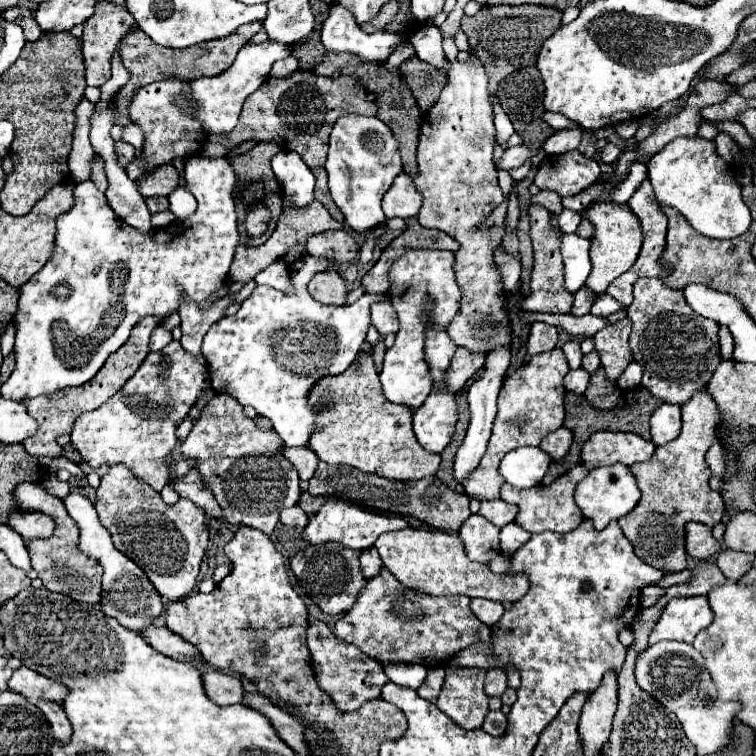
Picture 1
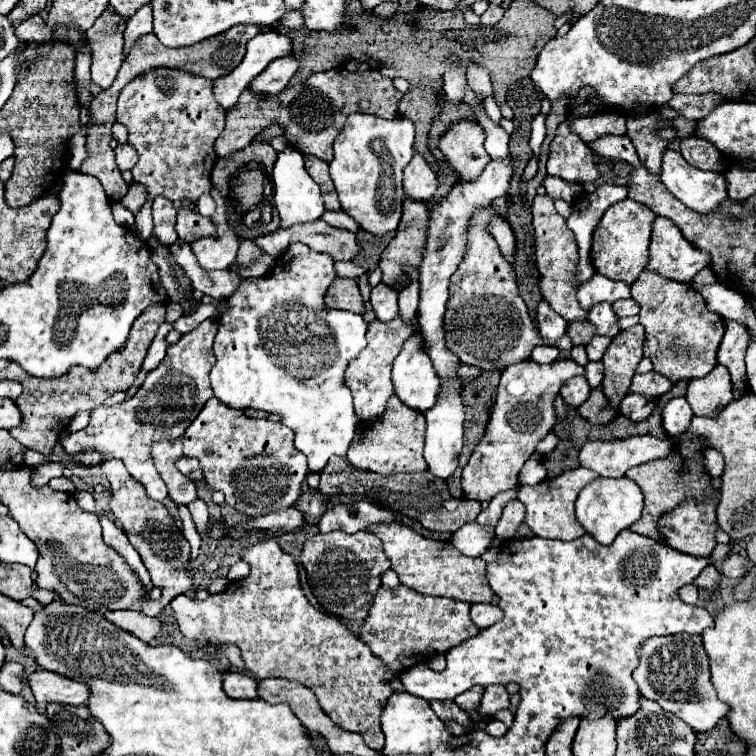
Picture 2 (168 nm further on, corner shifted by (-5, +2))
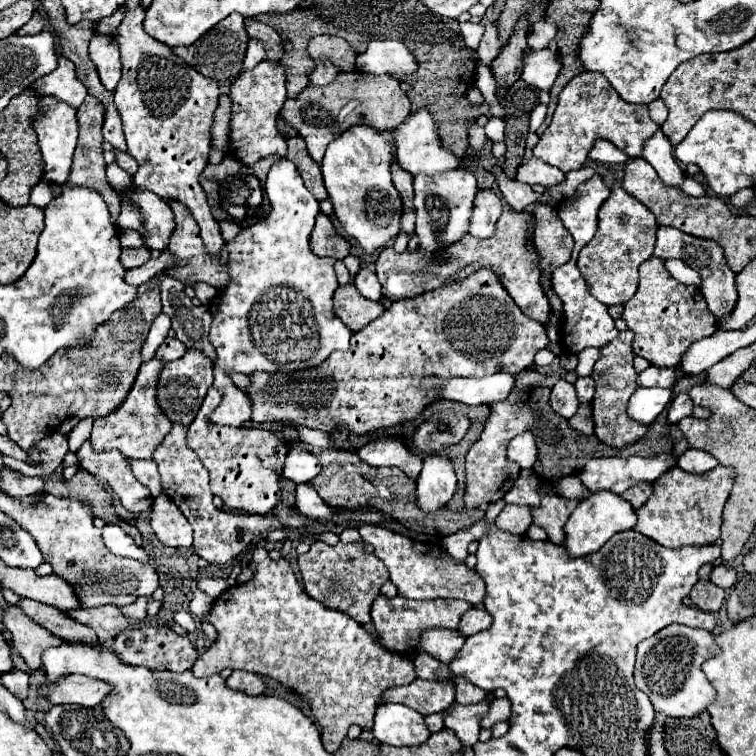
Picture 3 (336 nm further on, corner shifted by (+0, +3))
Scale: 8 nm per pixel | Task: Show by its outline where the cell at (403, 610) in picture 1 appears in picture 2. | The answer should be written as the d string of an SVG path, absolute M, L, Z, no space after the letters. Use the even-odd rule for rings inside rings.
M403 584L397 588L381 586L357 636L371 648L377 658L383 660L391 672L403 672L439 654L445 654L449 648L465 642L467 638L477 636L479 626L471 622L469 608L469 602L423 596Z

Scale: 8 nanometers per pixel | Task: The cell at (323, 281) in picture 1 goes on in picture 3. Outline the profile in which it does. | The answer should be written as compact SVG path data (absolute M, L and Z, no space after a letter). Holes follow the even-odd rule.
M352 283L340 285L334 293L334 313L342 319L344 325L348 325L352 333L378 319L384 309L386 307L382 303L368 301L366 297L362 297Z

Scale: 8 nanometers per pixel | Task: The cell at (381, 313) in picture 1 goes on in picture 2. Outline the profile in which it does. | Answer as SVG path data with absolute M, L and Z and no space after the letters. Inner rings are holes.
M379 284L371 290L371 304L381 322L391 322L397 316L397 290L389 290L389 286Z

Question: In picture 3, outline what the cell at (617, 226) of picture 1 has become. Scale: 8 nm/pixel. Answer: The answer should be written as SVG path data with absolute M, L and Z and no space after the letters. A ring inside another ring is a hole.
M616 181L610 189L610 197L600 207L598 231L578 257L578 269L588 283L590 295L606 307L624 305L638 289L640 263L652 257L656 231L656 217L638 199L624 191L622 181Z

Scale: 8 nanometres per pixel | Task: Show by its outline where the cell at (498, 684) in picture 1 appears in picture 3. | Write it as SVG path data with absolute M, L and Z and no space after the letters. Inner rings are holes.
M480 701L476 705L460 705L454 703L446 715L444 715L444 725L452 729L462 745L474 745L478 741L478 731L480 731L480 717L488 711L488 701Z

